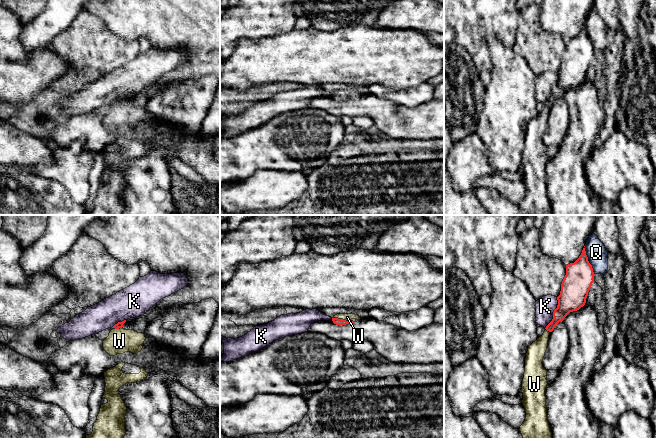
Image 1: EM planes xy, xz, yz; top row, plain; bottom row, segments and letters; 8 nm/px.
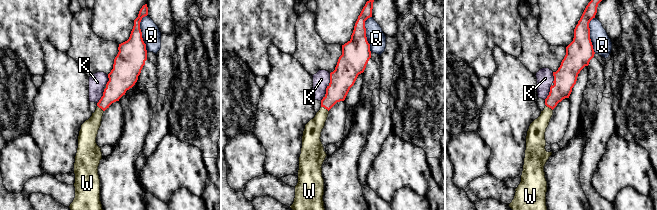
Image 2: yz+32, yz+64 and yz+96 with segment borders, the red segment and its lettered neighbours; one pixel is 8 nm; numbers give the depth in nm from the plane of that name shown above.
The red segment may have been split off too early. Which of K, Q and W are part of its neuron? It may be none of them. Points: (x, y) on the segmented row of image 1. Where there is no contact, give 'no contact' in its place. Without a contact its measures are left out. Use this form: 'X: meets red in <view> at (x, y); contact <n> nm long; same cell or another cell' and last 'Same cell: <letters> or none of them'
K: meets red in yz at (553, 313); contact 280 nm long; another cell
Q: meets red in yz at (587, 260); contact 240 nm long; another cell
W: meets red in xz at (341, 319); contact 140 nm long; same cell
Same cell: W

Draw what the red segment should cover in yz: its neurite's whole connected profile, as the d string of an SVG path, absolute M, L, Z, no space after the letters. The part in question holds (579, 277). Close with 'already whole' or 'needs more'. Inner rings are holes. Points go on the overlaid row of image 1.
M583 248L579 258L574 263L566 265L566 275L557 297L558 305L553 312L552 321L546 326L543 335L528 347L521 389L522 404L526 411L525 421L519 428L523 438L552 438L545 396L548 371L543 367L542 361L550 333L570 312L577 311L585 305L594 276L592 265Z | needs more

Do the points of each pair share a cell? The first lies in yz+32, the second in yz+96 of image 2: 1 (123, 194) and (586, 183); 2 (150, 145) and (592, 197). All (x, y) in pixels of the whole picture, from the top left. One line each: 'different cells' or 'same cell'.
1: different cells
2: same cell

